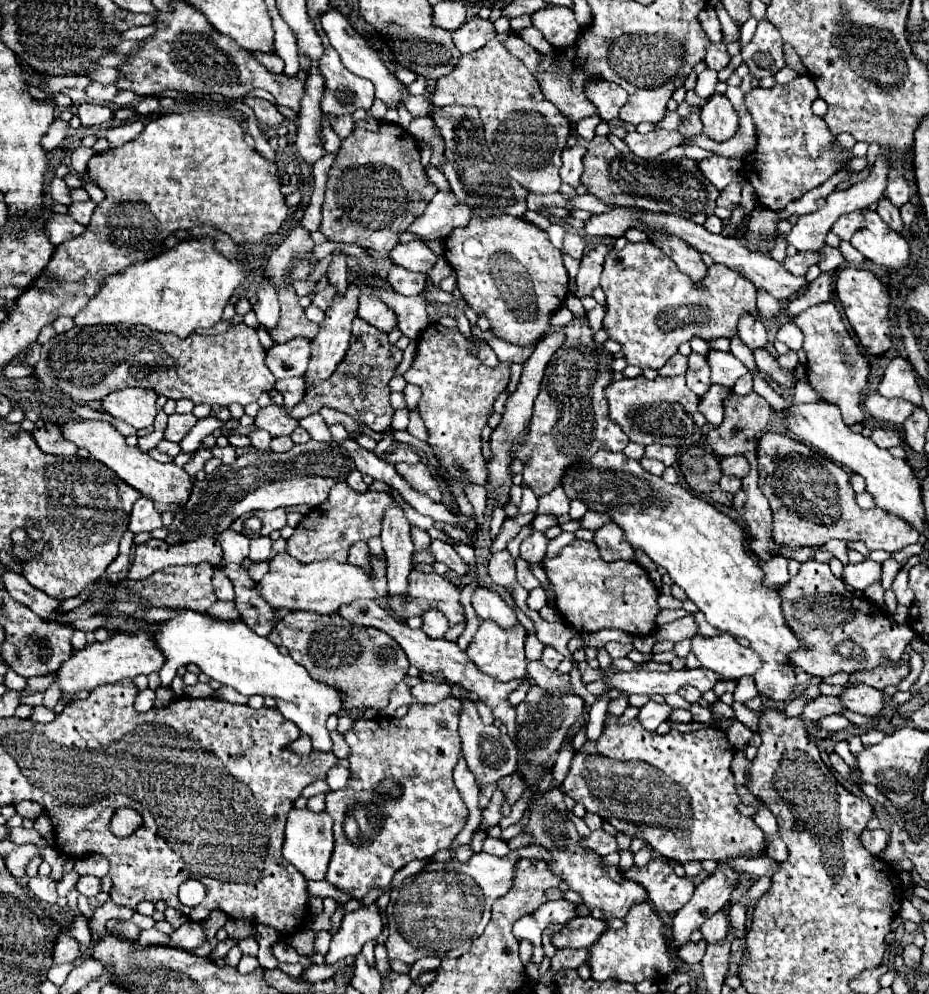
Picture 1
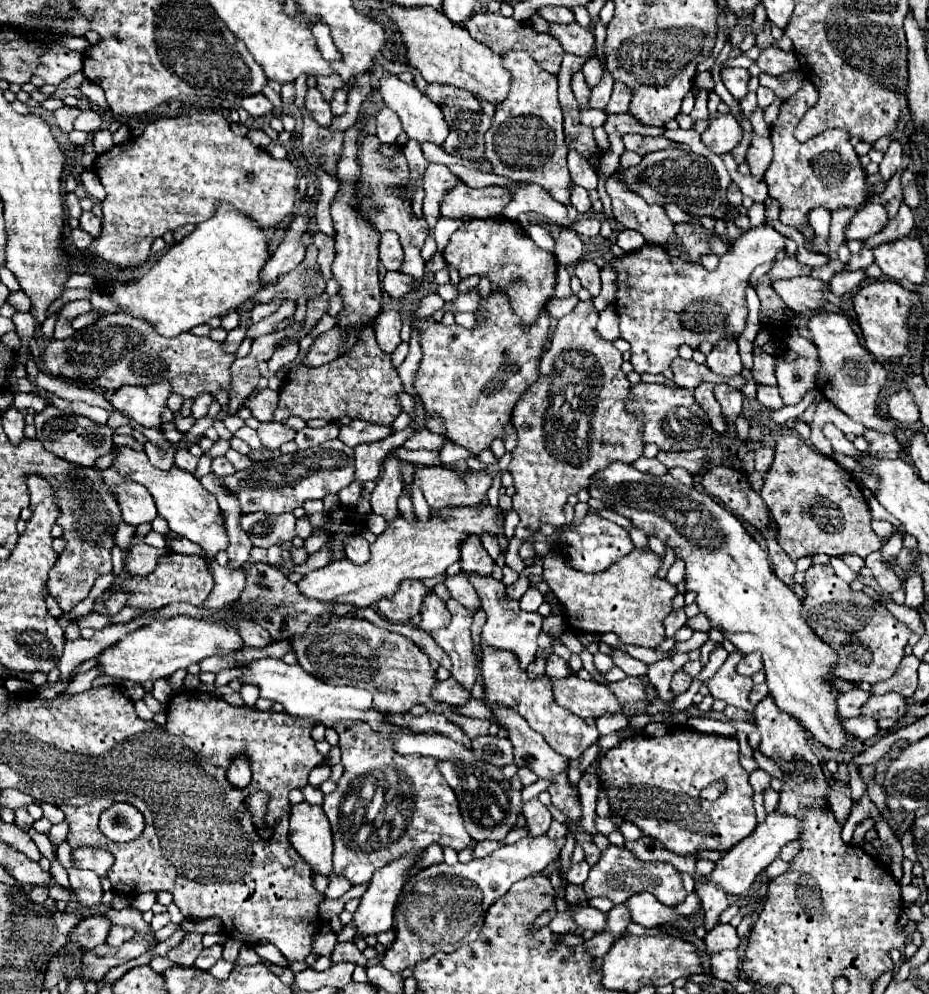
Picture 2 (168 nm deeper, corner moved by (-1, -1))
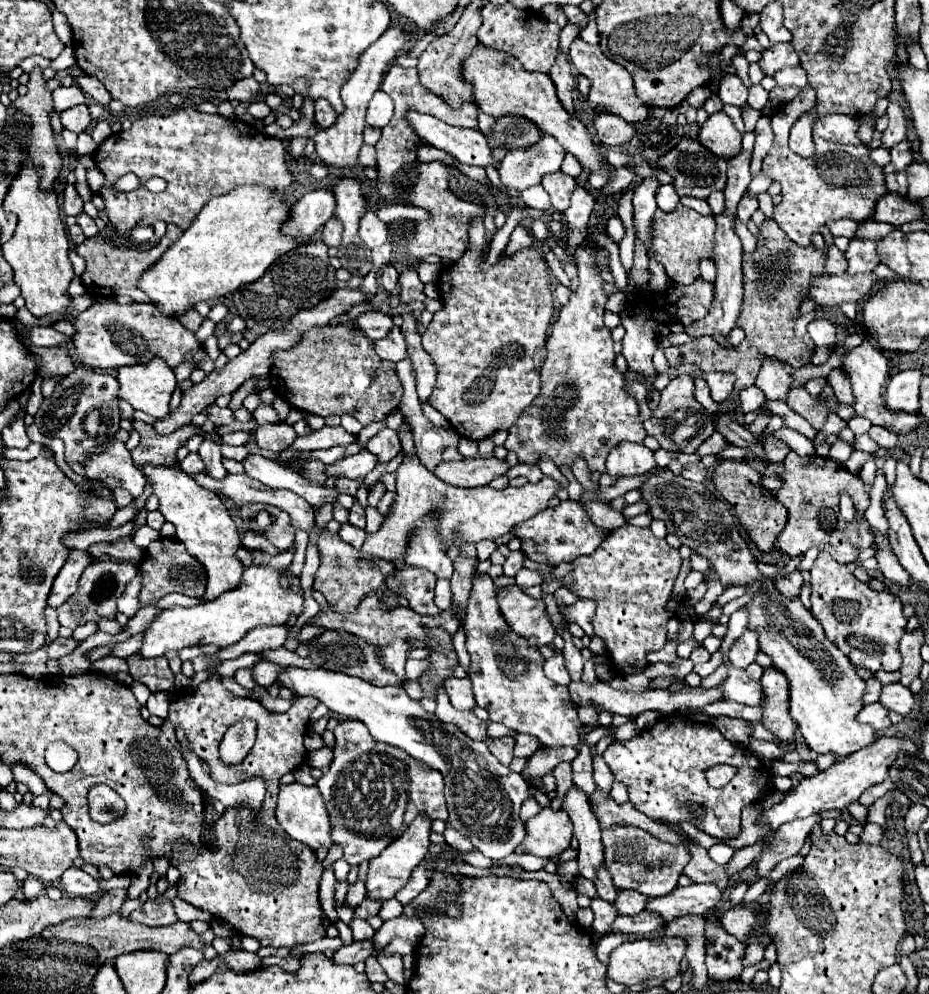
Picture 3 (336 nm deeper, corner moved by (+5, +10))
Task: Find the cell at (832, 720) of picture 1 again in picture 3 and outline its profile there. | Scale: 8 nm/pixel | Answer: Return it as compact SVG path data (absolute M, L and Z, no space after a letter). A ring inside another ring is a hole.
M875 702L875 704L871 704L871 706L865 706L865 708L857 714L857 720L859 720L859 722L865 722L865 724L873 724L875 730L883 730L883 728L887 728L887 726L891 724L891 720L889 720L889 716L887 716L887 710L885 710L879 702Z

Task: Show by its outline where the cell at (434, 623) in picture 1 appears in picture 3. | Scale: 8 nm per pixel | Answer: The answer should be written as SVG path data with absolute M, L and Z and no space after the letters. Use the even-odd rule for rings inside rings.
M405 566L397 570L397 578L403 582L403 596L409 600L409 606L427 616L437 616L441 610L433 602L433 588L435 588L435 576L431 572L425 572L425 568Z

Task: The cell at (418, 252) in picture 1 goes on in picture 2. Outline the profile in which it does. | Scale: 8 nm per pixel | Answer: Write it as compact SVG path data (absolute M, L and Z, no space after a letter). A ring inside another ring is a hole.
M387 231L379 237L379 259L387 271L397 271L403 263L403 249L395 233Z

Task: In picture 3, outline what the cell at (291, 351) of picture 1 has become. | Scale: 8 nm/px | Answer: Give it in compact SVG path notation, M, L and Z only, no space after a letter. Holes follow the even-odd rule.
M371 310L371 312L359 314L355 318L355 326L353 328L357 332L363 332L371 340L379 340L379 338L383 338L393 328L393 320L391 320L391 316L387 316L383 312Z

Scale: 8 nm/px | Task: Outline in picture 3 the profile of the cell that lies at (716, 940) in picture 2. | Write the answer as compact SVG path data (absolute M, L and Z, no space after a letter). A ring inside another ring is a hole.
M743 904L729 908L727 912L721 914L721 926L737 940L747 942L747 938L755 932L757 926L757 910L747 908Z

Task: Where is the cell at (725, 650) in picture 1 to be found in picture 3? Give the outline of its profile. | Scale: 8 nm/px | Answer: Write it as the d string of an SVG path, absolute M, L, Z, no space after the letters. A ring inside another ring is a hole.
M747 630L739 640L737 644L733 644L731 652L729 652L729 660L737 666L737 668L747 668L755 656L759 652L759 646L757 646L757 634Z

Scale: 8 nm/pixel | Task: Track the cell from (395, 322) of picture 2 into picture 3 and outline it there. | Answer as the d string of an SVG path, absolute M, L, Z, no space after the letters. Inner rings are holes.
M397 326L385 338L381 338L381 340L375 342L375 352L377 352L377 356L381 360L397 362L397 360L401 360L401 358L407 356L405 350L407 350L407 344L405 344L403 334L401 334L401 330Z

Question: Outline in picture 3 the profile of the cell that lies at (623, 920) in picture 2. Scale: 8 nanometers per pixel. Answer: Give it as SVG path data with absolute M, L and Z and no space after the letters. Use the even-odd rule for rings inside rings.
M617 890L617 898L615 898L615 908L617 914L621 916L635 916L639 912L645 910L645 896L639 892L631 892L631 890Z

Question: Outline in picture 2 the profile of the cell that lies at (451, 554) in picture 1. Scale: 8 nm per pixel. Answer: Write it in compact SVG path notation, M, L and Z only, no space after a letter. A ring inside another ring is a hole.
M467 575L475 591L479 591L479 597L483 599L481 609L487 613L487 623L483 625L483 639L499 649L509 649L519 657L519 665L527 669L527 665L537 657L537 637L541 633L543 617L539 613L527 613L519 609L517 599L509 599L505 593L505 585L495 581L493 577L481 577L481 575Z

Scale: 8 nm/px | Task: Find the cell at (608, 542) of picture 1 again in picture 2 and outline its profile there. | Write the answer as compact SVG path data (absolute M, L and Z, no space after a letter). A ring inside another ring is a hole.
M587 513L583 517L581 523L577 525L561 525L557 529L559 533L559 545L557 551L561 557L565 557L565 563L577 571L583 573L599 573L603 569L607 569L609 565L613 565L615 561L619 561L621 557L629 555L633 549L633 543L627 535L627 531L607 519L603 519L597 513Z

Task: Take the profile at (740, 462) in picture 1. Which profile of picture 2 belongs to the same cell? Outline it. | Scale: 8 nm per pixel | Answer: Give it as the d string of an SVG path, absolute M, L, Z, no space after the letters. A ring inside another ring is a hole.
M759 447L755 451L755 471L767 473L773 463L773 447Z

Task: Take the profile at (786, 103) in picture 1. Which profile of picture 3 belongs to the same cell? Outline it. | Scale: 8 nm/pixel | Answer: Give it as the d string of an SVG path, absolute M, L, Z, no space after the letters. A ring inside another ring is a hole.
M805 86L793 100L777 108L777 112L771 116L775 142L771 152L763 160L763 174L771 176L773 182L781 186L783 196L781 204L775 206L773 218L799 246L809 246L813 234L817 234L819 228L827 222L839 218L851 218L857 222L867 220L873 212L875 200L887 192L883 168L871 162L869 148L855 136L859 128L859 122L855 118L823 116L821 120L817 120L813 126L813 142L817 154L811 158L801 158L789 150L789 128L805 108L813 108L813 100L813 88Z

